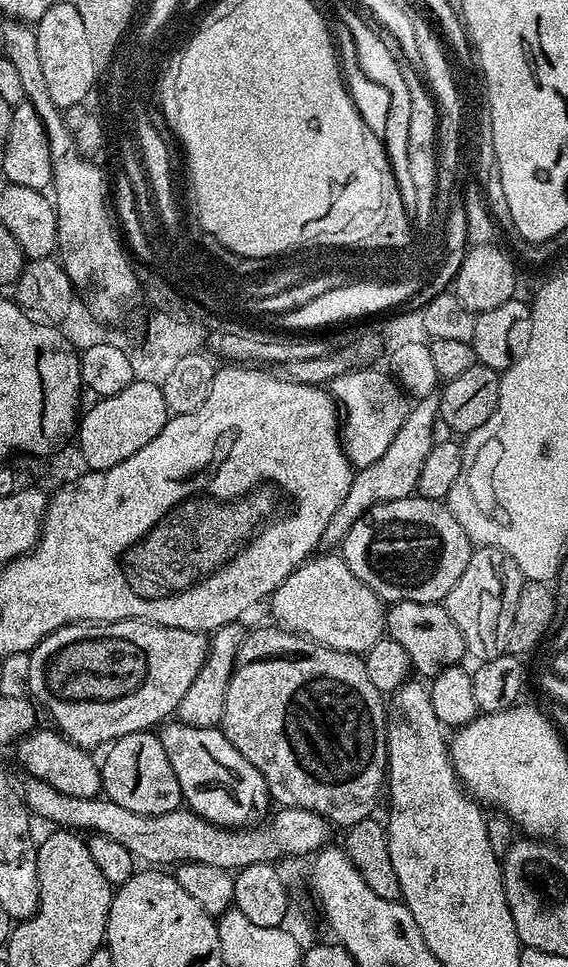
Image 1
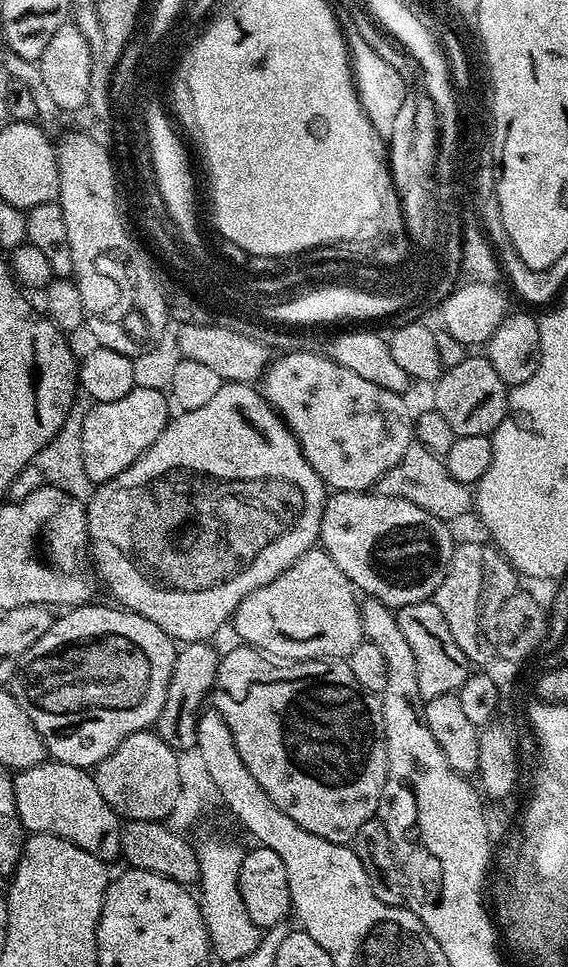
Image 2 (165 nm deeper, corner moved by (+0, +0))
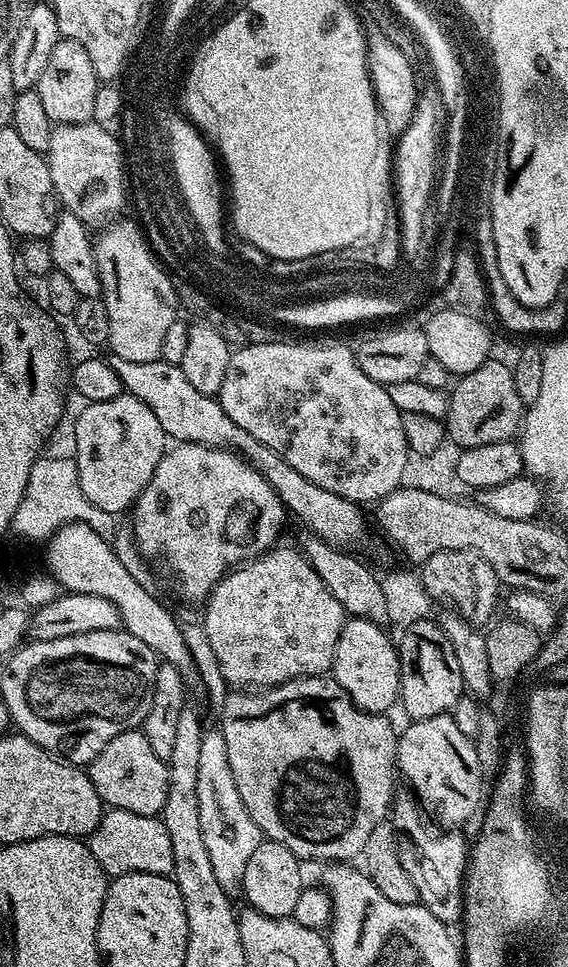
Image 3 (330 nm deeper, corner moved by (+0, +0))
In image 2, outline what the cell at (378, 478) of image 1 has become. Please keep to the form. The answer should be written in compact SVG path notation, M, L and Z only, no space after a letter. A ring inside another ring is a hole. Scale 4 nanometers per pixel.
M413 442L402 454L402 458L376 483L374 489L377 496L389 496L390 498L402 498L406 502L414 502L414 506L422 506L430 514L434 514L442 521L453 522L460 520L467 512L474 508L474 492L471 487L458 478L450 478L450 474L444 468L444 461L439 456L430 454L426 446Z

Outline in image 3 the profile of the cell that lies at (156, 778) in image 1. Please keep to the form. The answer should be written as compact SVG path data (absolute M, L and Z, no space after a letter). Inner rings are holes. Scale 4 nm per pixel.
M143 731L123 732L110 738L110 742L106 742L92 763L87 765L86 771L94 790L98 790L101 801L108 808L121 808L130 810L130 814L155 817L159 817L164 808L168 766L165 760L154 754Z

